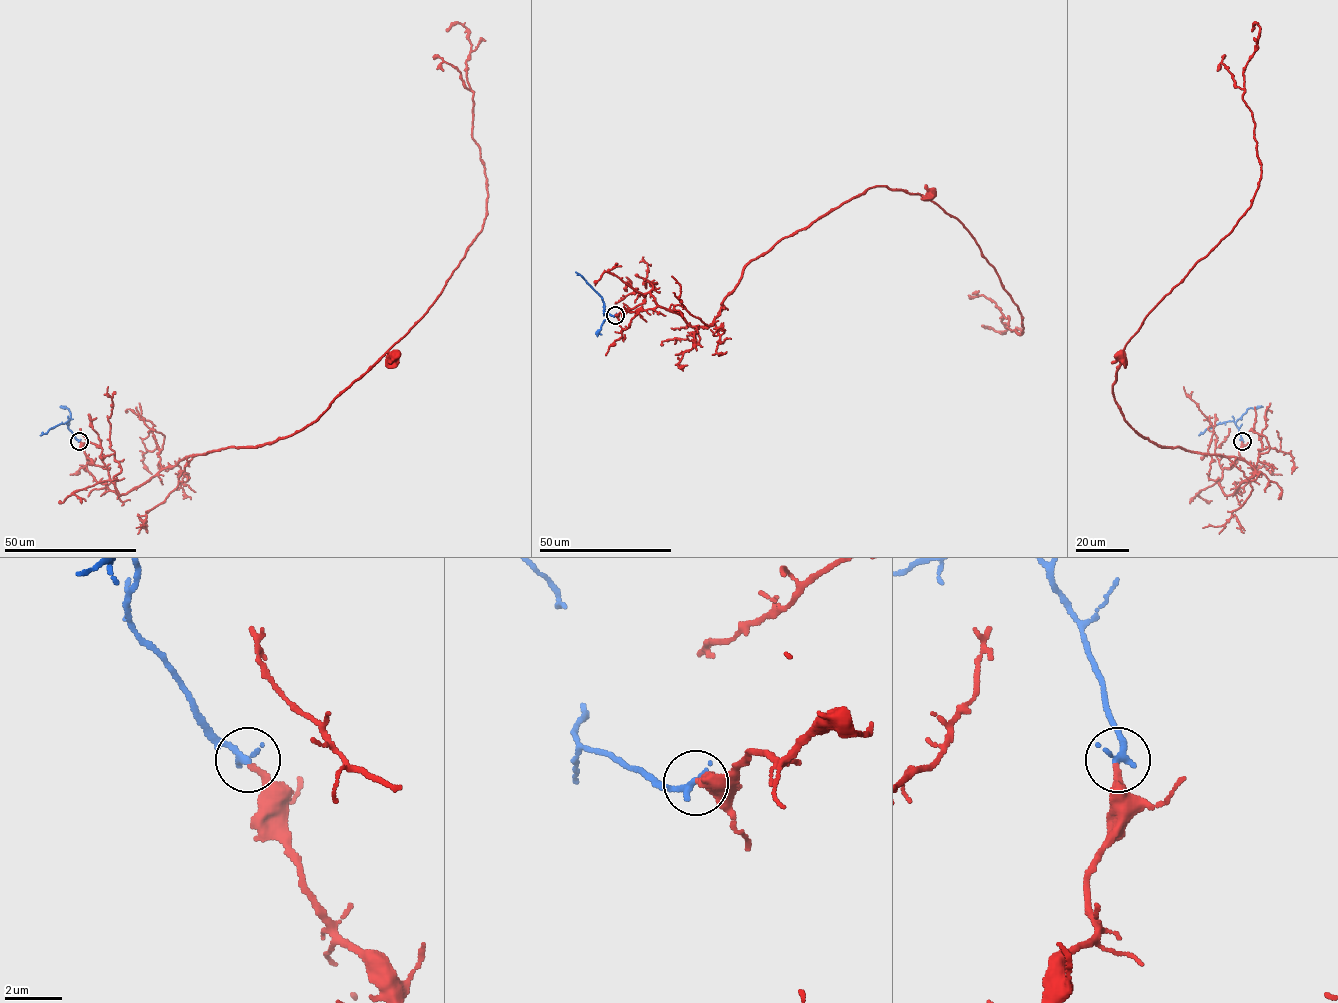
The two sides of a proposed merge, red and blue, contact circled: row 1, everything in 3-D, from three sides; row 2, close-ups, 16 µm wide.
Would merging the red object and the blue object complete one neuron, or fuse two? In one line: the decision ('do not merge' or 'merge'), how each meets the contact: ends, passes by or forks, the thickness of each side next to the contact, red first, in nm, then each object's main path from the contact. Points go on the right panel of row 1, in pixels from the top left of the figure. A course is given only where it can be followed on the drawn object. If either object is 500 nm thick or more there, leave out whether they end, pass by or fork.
merge; red ends there; blue ends there; 200 nm thick on the red side, 280 nm on the other; red runs (1241, 441), (1219, 482), (1227, 495), (1253, 468), (1138, 433), (1113, 394), (1119, 355); blue runs (1241, 441), (1237, 426), (1232, 421), (1207, 428), (1198, 435)

